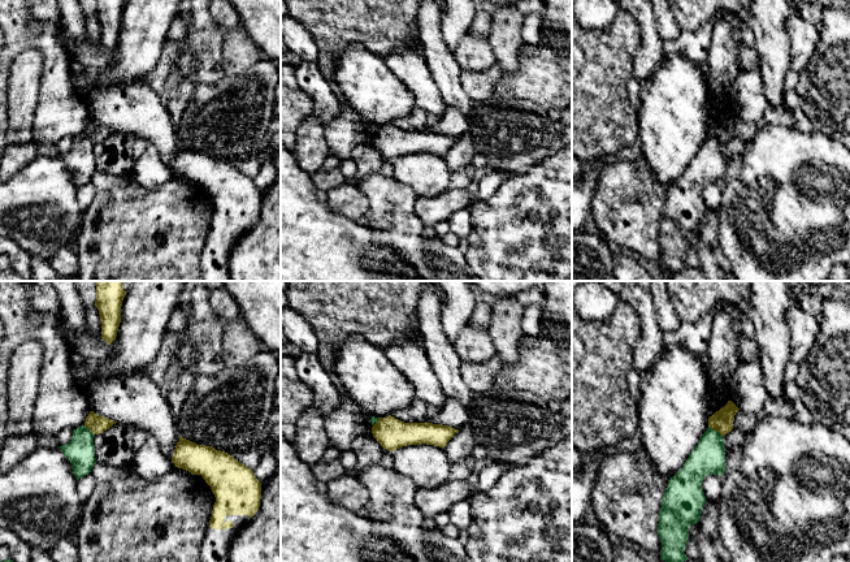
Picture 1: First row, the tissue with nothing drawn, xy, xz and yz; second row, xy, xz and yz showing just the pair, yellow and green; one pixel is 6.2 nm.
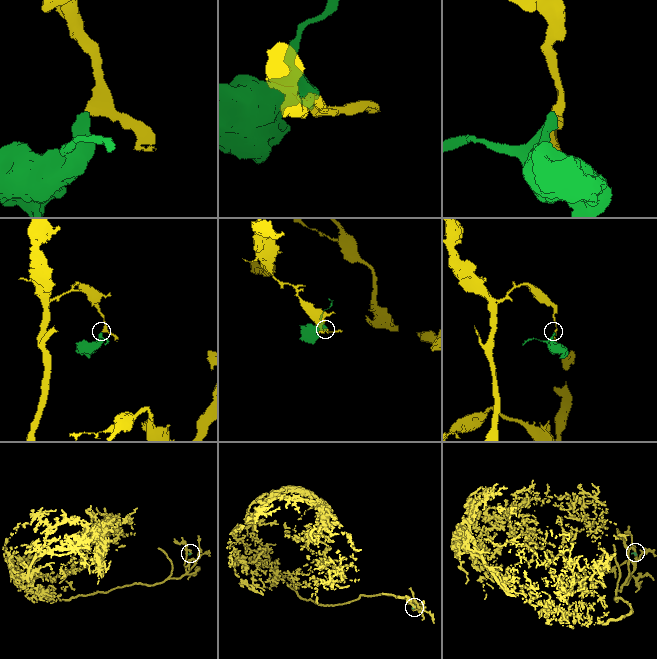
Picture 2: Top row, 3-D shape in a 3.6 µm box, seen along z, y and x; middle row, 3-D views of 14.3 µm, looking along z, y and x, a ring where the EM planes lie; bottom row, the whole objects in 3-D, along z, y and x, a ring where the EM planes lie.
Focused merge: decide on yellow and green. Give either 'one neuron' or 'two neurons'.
two neurons

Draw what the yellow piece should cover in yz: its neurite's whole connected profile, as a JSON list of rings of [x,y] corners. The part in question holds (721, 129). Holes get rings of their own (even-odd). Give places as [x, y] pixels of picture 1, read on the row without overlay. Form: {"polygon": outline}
{"polygon": [[[728,109],[723,117],[708,126],[708,135],[725,144],[733,138],[734,124],[738,118],[732,109]]]}

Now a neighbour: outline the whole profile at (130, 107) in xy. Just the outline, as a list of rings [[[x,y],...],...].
[[[57,0],[61,23],[77,43],[74,57],[82,65],[87,79],[84,101],[96,124],[121,133],[130,133],[148,140],[159,151],[164,164],[172,169],[179,150],[165,100],[144,82],[122,82],[101,86],[100,75],[110,65],[110,56],[101,46],[92,44],[86,16],[78,0]]]

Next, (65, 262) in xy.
[[[64,245],[57,248],[49,263],[53,269],[65,280],[71,278],[79,271],[79,259],[77,252]]]

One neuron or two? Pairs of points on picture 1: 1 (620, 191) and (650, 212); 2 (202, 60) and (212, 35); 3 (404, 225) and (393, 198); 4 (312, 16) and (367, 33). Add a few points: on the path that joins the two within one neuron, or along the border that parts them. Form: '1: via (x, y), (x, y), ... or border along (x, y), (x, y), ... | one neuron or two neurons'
1: via (628, 199), (642, 212) | one neuron
2: via (202, 53), (202, 47), (206, 42) | one neuron
3: via (398, 219), (395, 216), (395, 204) | one neuron
4: via (325, 16), (350, 16), (354, 20) | one neuron

